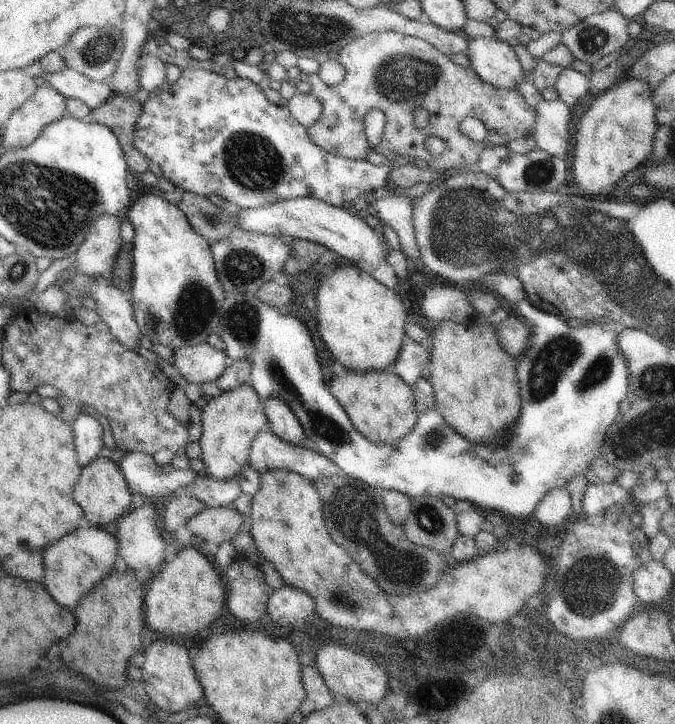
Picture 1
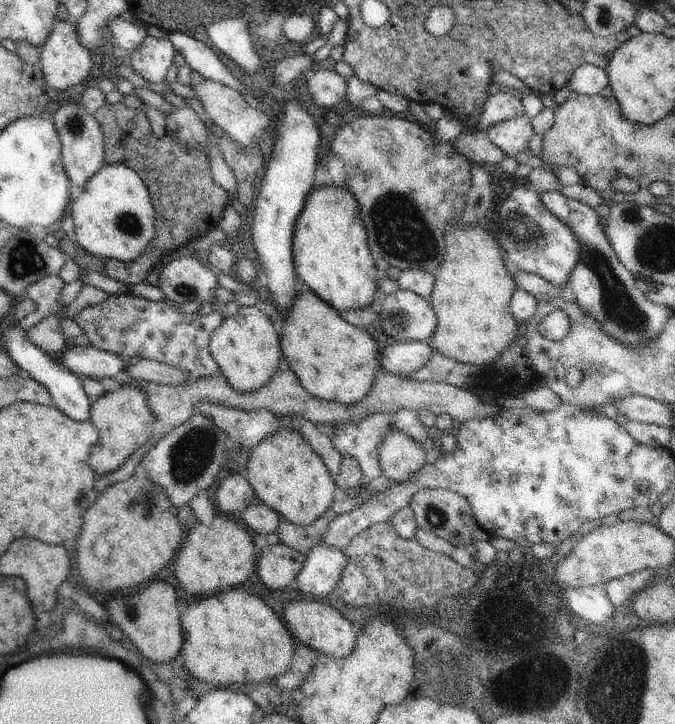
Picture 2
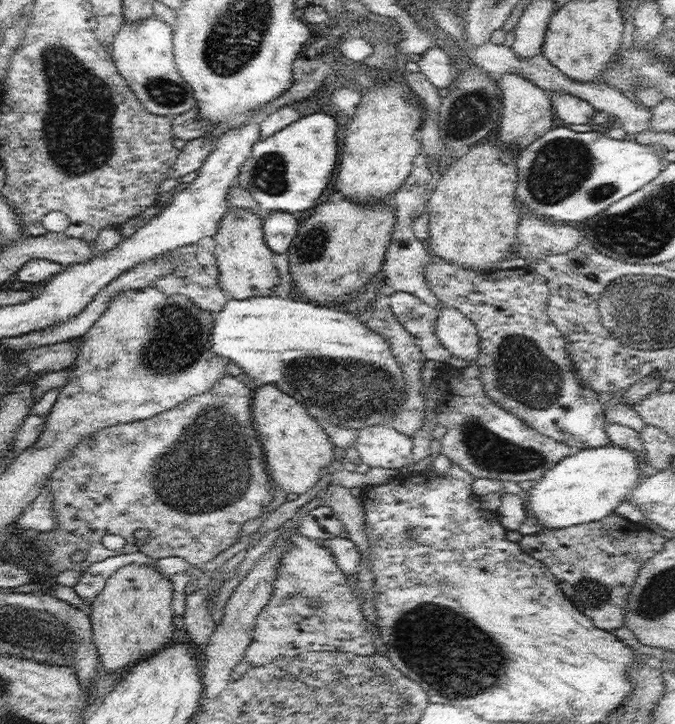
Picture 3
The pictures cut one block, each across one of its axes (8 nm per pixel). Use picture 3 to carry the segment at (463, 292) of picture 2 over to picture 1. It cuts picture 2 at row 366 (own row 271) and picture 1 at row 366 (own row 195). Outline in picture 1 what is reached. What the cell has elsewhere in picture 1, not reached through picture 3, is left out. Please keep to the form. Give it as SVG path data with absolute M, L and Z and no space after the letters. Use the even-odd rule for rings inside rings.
M475 317L470 322L442 320L433 323L428 336L430 382L438 412L460 436L474 442L502 442L506 428L520 416L520 385L516 376L518 360L498 344L496 328Z

